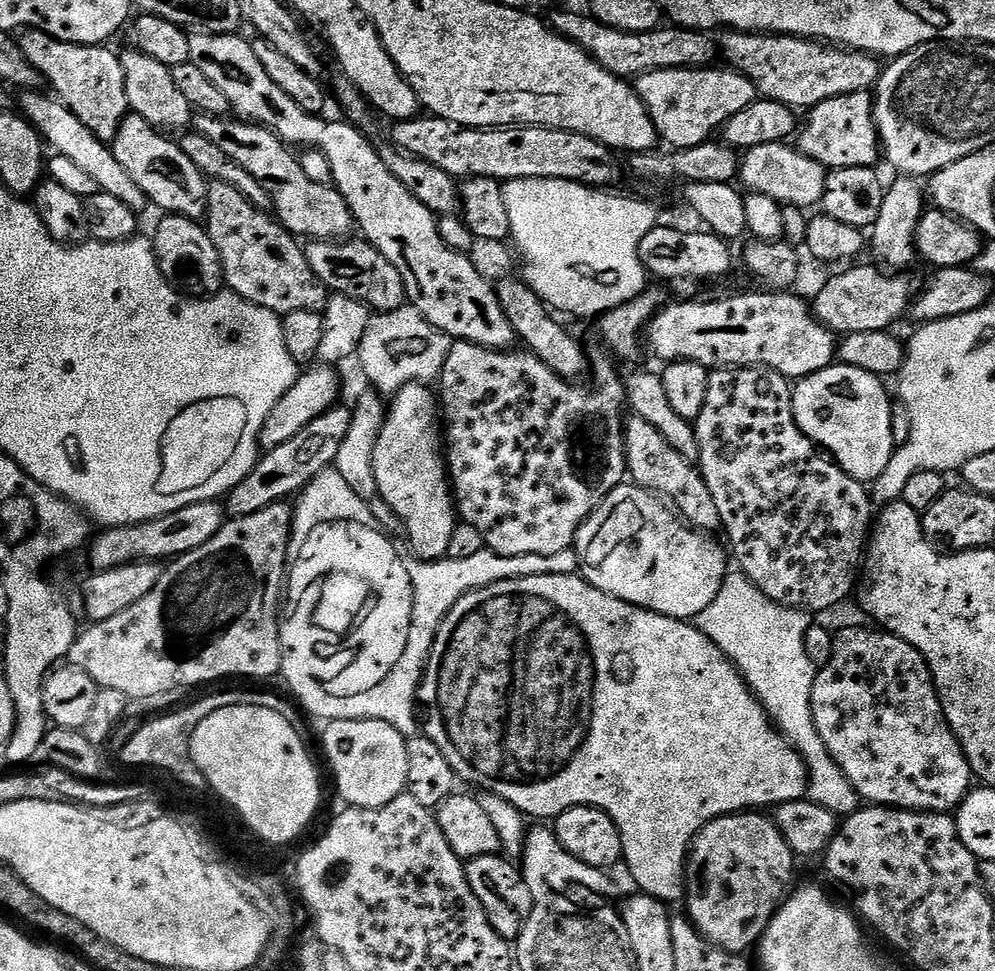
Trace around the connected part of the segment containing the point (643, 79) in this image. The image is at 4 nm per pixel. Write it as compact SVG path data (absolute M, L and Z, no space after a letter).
M720 66L654 70L635 77L634 87L654 122L659 139L676 150L709 143L712 132L719 133L728 120L758 99L755 86L743 74Z

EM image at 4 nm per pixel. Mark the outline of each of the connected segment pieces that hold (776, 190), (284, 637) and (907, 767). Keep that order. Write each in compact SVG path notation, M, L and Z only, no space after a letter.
M785 142L747 149L742 156L738 180L748 192L766 194L766 198L774 198L781 206L793 204L808 210L811 204L819 205L824 199L825 175L826 169L814 158Z
M335 470L315 476L295 497L292 535L288 542L290 569L286 576L286 603L280 621L280 671L282 680L293 692L291 695L307 715L309 712L312 716L321 716L324 722L381 720L394 726L405 738L411 738L418 732L417 717L415 720L412 715L418 712L417 696L428 663L428 651L440 624L456 603L466 594L494 582L546 574L571 576L579 569L580 559L575 547L559 554L521 556L499 556L485 547L471 558L431 562L417 559L416 593L412 593L412 576L403 558L396 553L397 545L371 523L358 523L368 519L369 505L350 490L349 483Z
M844 628L841 632L835 633L834 654L830 658L830 662L826 662L826 666L816 673L816 681L812 691L814 726L818 730L822 742L826 742L826 750L830 750L834 762L843 770L844 777L848 779L850 786L854 786L861 801L881 808L905 808L911 812L955 813L973 787L974 773L950 722L946 718L946 714L942 710L942 702L936 692L936 684L932 681L932 671L928 669L924 655L918 650L914 650L914 646L910 646L910 642L892 635L891 632L872 628Z

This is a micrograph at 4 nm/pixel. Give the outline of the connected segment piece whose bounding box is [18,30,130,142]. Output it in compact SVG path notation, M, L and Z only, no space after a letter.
M35 30L21 31L18 36L18 43L22 54L26 54L30 66L34 66L34 70L40 72L46 84L49 84L57 92L53 93L58 97L60 103L65 104L74 114L78 114L78 122L82 122L82 126L94 130L98 139L105 142L113 140L118 126L130 112L126 98L126 78L119 55L115 51L112 53L111 47L108 46L67 44L61 40L55 40L50 34Z

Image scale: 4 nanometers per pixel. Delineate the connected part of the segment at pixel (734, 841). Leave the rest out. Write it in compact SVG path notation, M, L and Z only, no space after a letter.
M745 810L711 820L694 837L688 854L684 878L687 919L710 943L722 950L744 954L747 948L755 949L775 918L776 911L784 903L786 893L793 887L792 875L796 872L796 860L797 853L792 851L784 832L771 815Z

